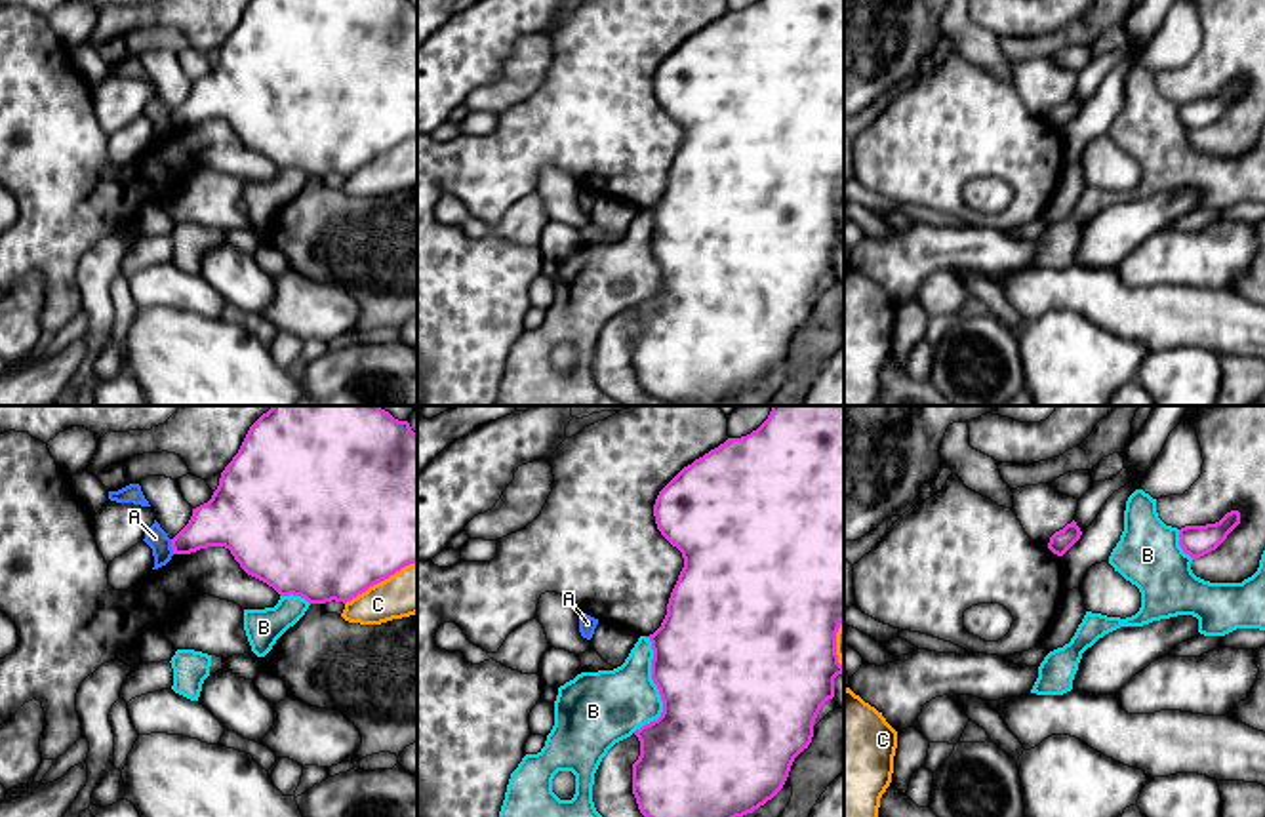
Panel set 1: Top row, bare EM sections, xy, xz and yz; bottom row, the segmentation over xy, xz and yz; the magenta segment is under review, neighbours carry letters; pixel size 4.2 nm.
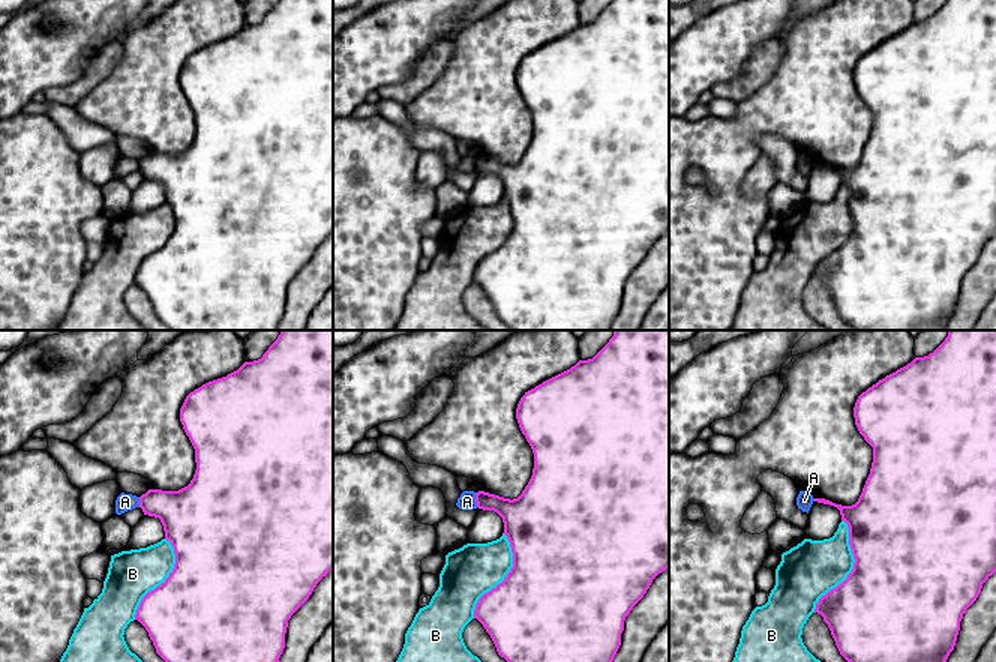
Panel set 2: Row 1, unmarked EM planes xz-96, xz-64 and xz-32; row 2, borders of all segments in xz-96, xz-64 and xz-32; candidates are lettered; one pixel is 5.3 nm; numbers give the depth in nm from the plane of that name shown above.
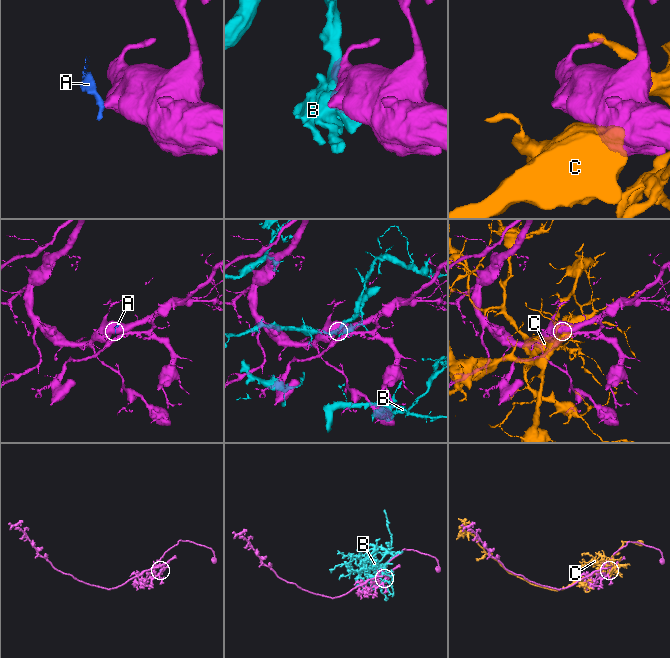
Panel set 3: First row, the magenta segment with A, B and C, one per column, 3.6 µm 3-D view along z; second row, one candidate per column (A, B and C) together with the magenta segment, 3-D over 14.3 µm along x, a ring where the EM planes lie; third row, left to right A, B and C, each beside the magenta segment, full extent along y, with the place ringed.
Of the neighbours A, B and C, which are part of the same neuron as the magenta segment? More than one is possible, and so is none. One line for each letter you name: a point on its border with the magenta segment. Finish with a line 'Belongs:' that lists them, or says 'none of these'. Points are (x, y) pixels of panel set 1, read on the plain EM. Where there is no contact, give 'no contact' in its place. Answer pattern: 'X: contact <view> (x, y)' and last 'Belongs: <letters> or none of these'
Belongs: none of these

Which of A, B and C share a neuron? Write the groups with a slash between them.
A / B / C

